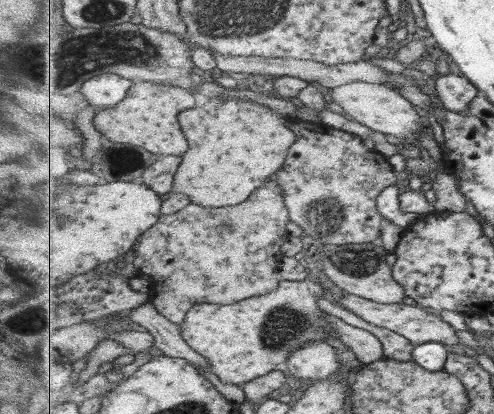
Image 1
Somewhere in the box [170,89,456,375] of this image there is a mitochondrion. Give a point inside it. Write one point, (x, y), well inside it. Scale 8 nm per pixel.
(283, 327)

